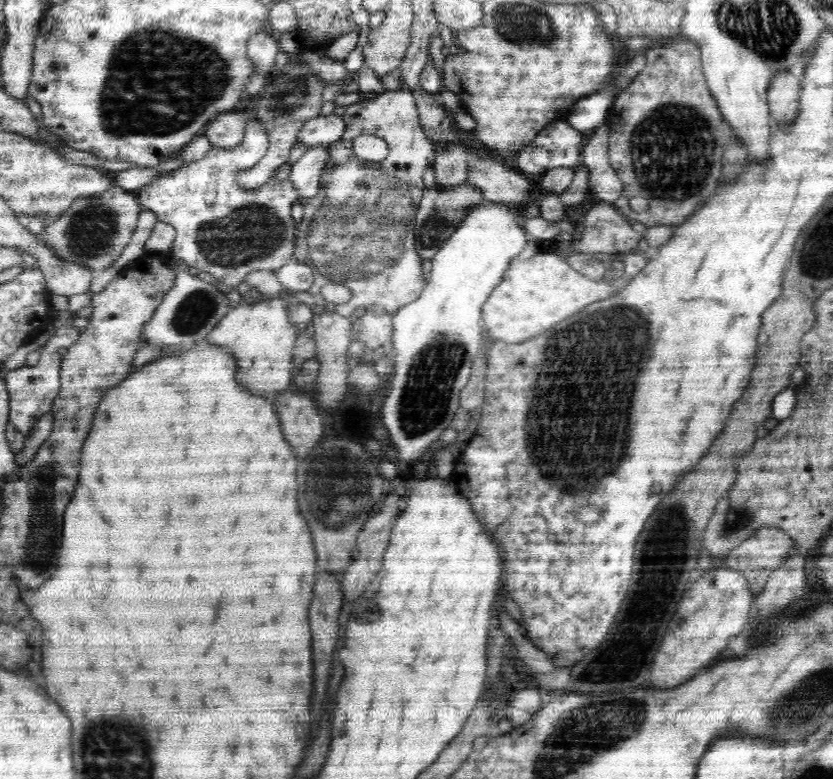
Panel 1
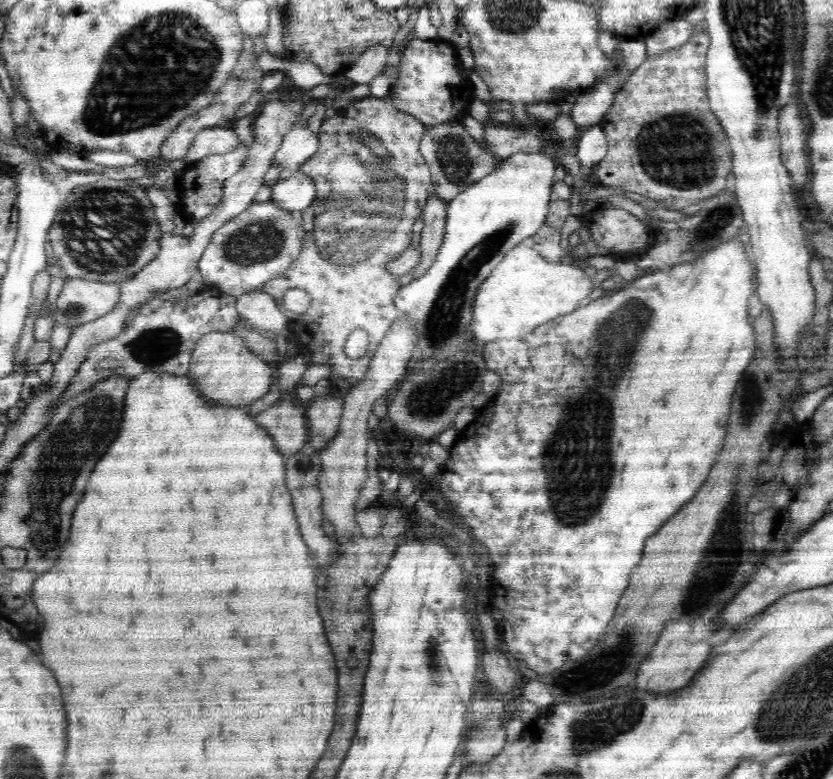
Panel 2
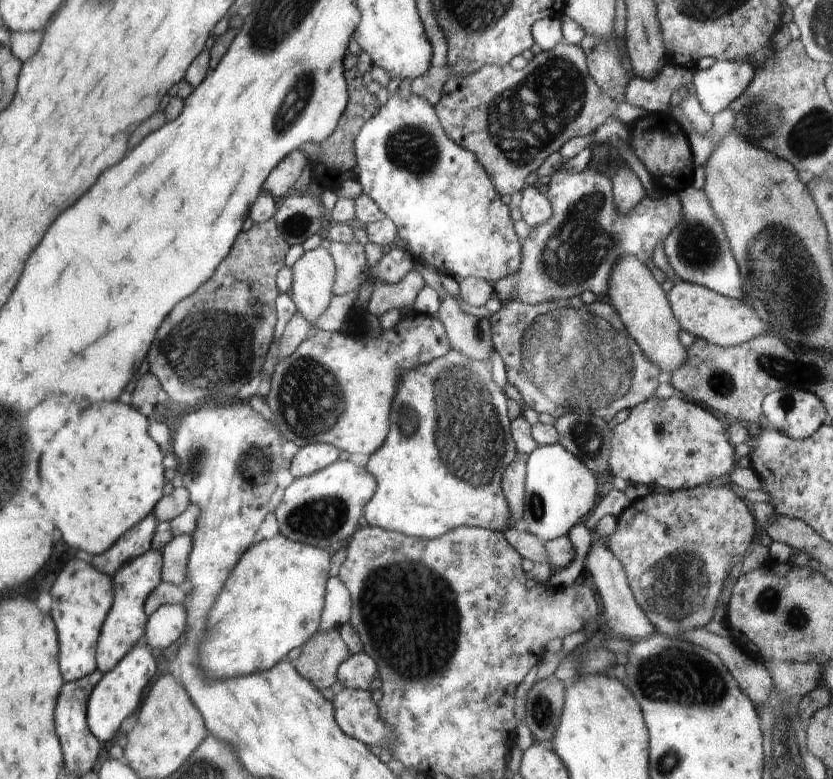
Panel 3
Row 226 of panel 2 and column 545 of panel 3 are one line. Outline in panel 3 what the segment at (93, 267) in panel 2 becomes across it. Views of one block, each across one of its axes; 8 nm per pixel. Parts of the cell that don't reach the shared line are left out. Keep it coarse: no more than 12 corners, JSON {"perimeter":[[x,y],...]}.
{"perimeter":[[580,45],[451,74],[435,109],[500,196],[608,117]]}

